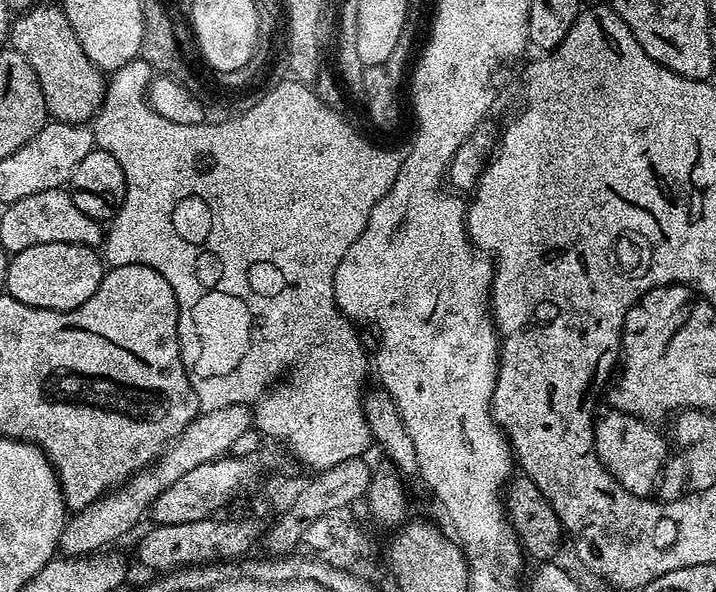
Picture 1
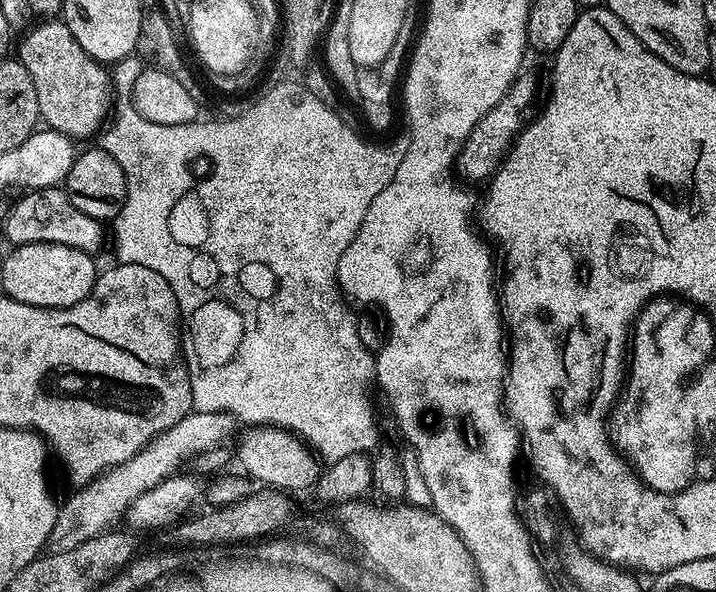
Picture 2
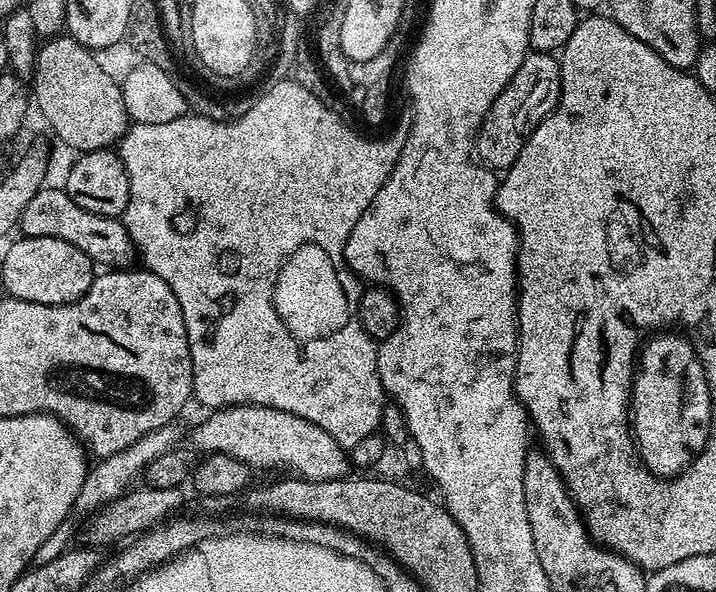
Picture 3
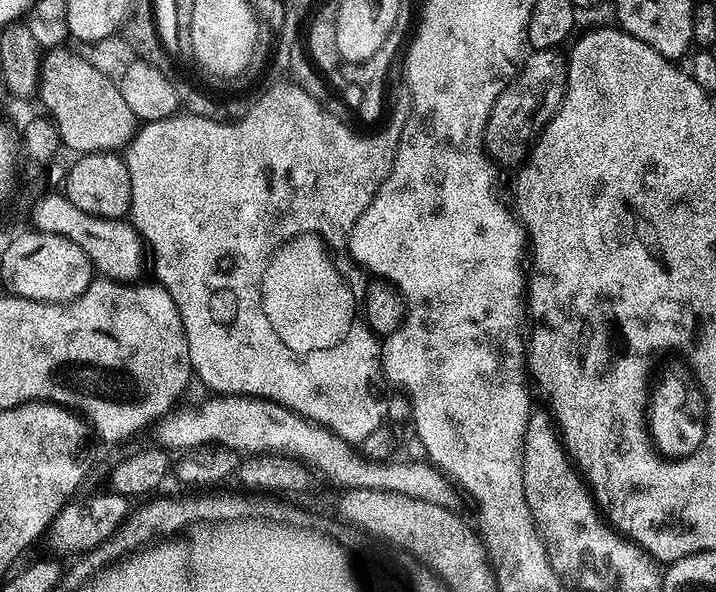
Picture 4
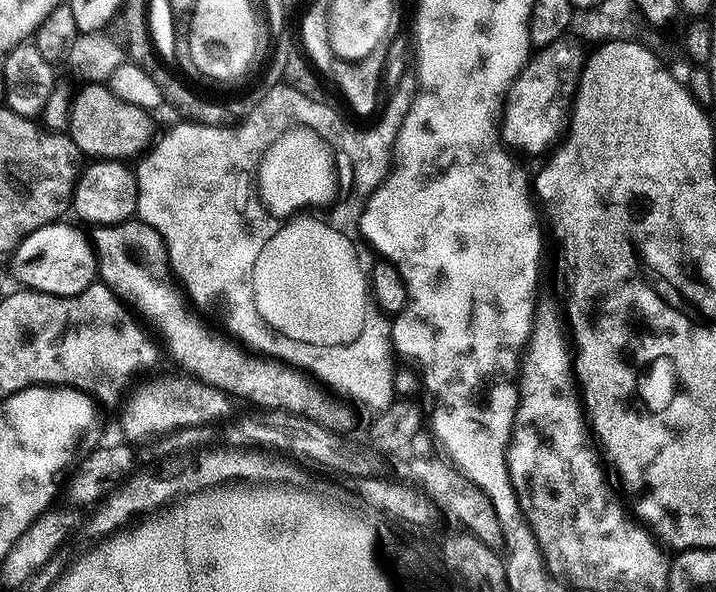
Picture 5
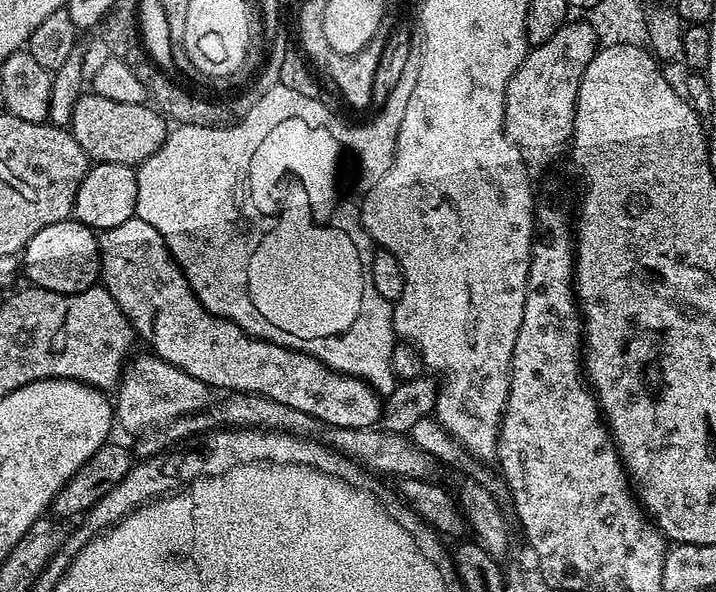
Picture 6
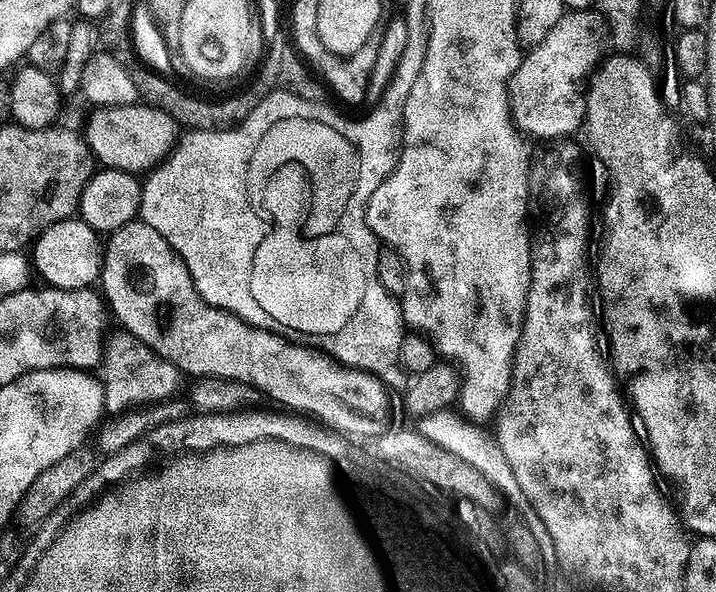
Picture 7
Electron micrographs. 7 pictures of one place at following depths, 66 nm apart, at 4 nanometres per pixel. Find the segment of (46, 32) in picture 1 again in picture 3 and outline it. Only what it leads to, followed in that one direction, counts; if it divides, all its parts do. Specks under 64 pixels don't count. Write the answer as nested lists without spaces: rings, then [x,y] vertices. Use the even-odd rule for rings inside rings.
[[[61,34],[48,39],[45,39],[43,43],[39,45],[36,54],[36,71],[34,73],[34,81],[36,80],[36,102],[34,98],[34,104],[40,107],[40,112],[44,115],[44,120],[49,124],[50,127],[56,131],[56,136],[64,144],[69,144],[70,147],[76,148],[77,153],[82,152],[93,152],[99,148],[111,149],[120,139],[124,137],[125,132],[128,131],[130,127],[130,121],[128,119],[128,111],[126,110],[126,102],[122,98],[122,90],[120,89],[120,84],[95,60],[93,53],[89,49],[85,48],[83,44],[77,44],[71,36],[67,34]]]

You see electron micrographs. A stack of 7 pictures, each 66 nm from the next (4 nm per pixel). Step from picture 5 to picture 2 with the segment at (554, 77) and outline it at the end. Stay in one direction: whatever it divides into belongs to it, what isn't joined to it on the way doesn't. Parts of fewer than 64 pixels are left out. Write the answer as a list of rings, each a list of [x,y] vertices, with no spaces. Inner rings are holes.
[[[528,70],[521,71],[514,83],[508,87],[503,98],[480,119],[478,126],[474,126],[470,138],[466,138],[460,156],[456,159],[456,168],[465,181],[481,180],[484,182],[495,174],[496,169],[507,156],[508,149],[515,144],[517,136],[528,127],[533,119],[537,111],[536,95],[539,92],[540,84],[536,81],[535,74]]]

